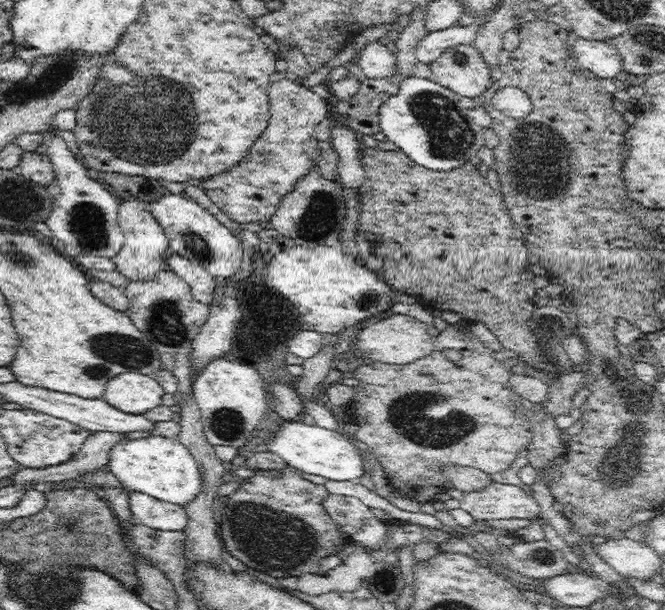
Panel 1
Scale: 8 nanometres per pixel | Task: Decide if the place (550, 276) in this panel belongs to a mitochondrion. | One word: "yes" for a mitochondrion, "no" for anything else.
no

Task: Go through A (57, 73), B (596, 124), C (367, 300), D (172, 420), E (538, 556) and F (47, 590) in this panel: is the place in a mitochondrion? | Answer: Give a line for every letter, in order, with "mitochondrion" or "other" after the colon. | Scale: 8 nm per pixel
A: mitochondrion
B: other
C: mitochondrion
D: other
E: mitochondrion
F: mitochondrion

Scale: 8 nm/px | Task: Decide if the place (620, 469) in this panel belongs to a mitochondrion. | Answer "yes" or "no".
yes

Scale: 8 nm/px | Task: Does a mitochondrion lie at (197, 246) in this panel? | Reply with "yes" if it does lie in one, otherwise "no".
yes

